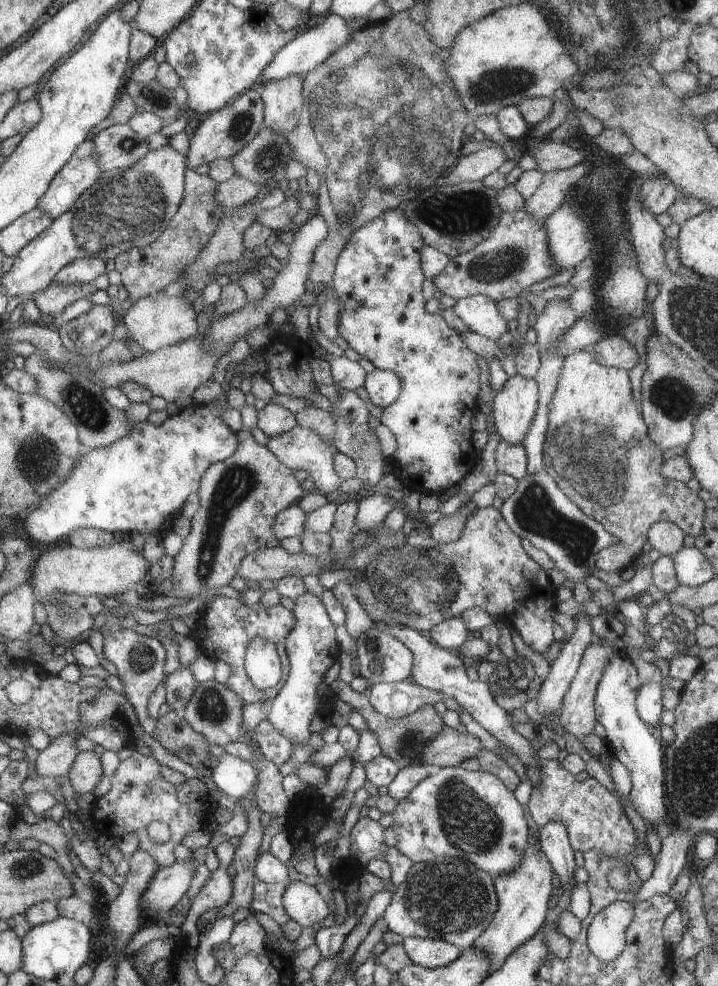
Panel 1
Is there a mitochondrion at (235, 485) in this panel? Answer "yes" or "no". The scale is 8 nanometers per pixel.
yes

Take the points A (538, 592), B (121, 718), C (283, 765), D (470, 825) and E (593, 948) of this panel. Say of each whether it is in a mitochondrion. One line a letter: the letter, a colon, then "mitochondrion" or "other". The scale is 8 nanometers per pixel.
A: other
B: other
C: other
D: mitochondrion
E: other

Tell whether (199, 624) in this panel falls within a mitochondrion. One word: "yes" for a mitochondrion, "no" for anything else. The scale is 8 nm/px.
no

